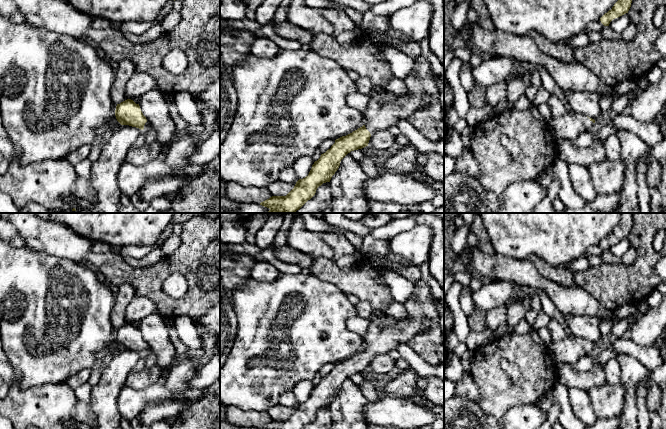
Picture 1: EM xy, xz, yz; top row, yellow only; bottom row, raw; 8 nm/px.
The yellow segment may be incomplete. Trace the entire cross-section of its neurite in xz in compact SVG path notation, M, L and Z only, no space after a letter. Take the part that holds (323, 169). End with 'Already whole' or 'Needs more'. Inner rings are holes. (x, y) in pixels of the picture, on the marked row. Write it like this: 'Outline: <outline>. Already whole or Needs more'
Outline: M386 92L382 103L370 98L365 110L364 125L352 133L335 140L335 143L314 162L309 174L299 179L286 196L272 196L260 203L269 208L266 213L295 213L316 193L323 183L330 182L341 160L351 151L368 146L373 133L388 130L401 120L427 105L428 95L397 96Z. Needs more

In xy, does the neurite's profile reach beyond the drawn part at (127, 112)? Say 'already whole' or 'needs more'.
needs more

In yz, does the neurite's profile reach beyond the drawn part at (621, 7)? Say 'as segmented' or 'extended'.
as segmented

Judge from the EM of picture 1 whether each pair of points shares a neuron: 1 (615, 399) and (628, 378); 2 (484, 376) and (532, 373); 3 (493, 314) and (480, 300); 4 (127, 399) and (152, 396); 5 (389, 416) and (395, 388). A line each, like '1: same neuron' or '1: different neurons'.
1: different neurons
2: same neuron
3: different neurons
4: same neuron
5: different neurons

